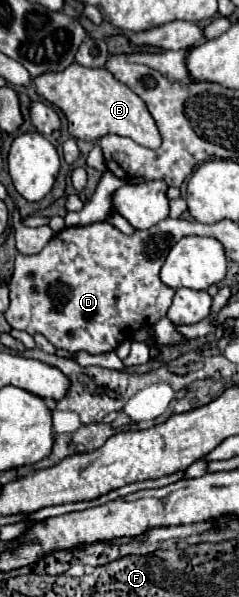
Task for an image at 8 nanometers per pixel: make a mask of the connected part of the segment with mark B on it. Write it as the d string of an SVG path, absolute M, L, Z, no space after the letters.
M70 64L64 72L42 74L34 78L34 88L50 104L58 106L68 118L68 132L80 140L100 140L106 134L132 138L140 146L158 148L162 136L154 118L150 116L144 100L136 96L126 84L118 82L106 68L86 68Z

